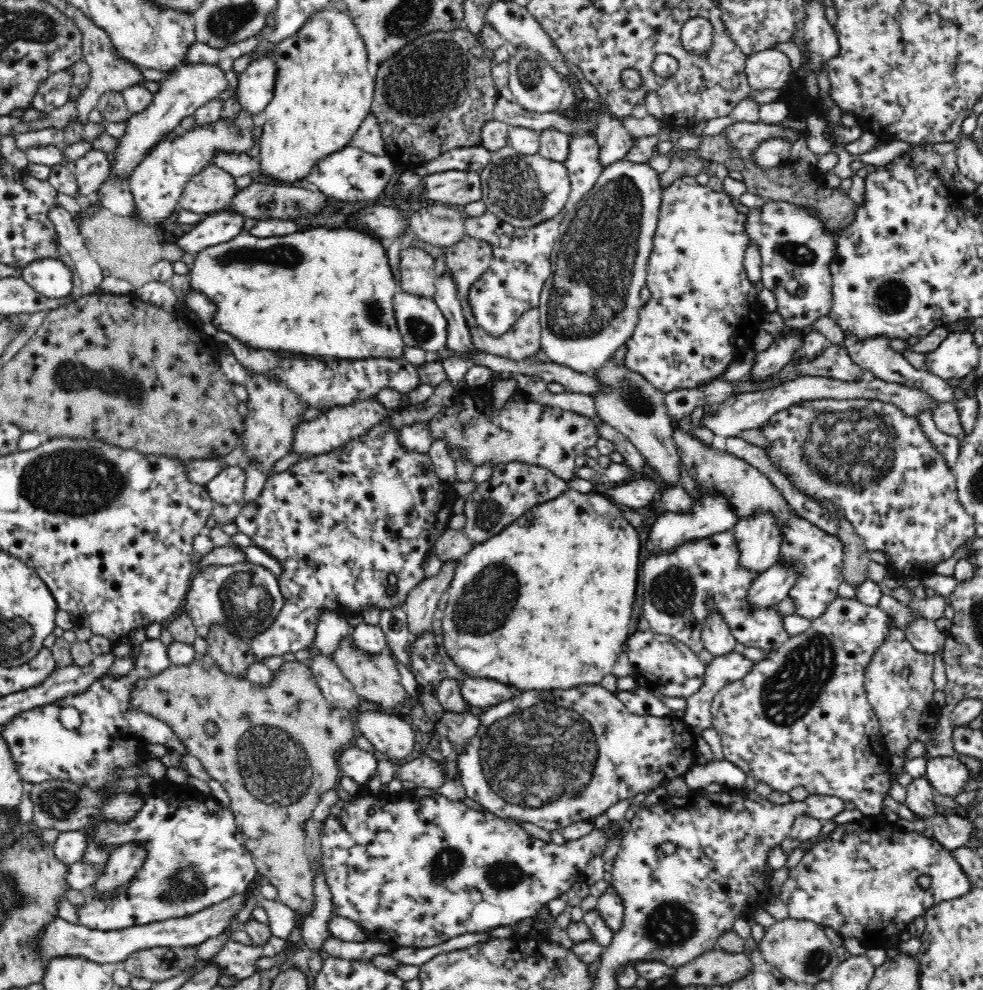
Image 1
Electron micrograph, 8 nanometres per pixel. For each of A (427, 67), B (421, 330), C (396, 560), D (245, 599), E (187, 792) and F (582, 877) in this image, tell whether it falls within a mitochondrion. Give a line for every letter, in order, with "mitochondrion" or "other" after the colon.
A: mitochondrion
B: mitochondrion
C: other
D: mitochondrion
E: other
F: other

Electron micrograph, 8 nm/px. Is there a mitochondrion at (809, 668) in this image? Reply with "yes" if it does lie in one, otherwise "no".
yes

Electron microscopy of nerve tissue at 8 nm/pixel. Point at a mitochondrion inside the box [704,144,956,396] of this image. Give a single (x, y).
(892, 296)

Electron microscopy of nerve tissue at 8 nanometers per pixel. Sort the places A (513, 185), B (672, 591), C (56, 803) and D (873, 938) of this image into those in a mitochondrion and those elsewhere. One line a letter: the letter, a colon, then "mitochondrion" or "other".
A: mitochondrion
B: mitochondrion
C: mitochondrion
D: other

